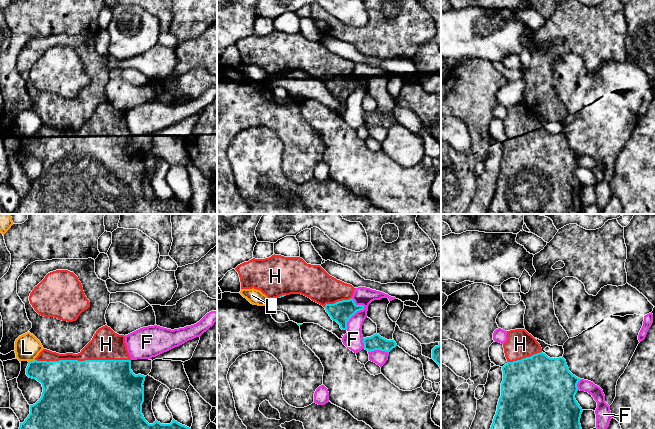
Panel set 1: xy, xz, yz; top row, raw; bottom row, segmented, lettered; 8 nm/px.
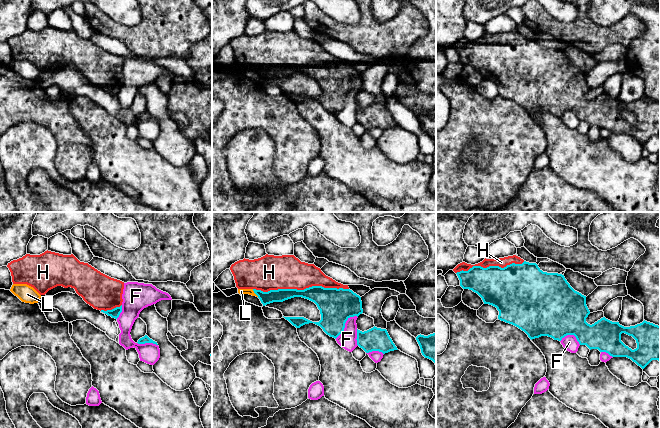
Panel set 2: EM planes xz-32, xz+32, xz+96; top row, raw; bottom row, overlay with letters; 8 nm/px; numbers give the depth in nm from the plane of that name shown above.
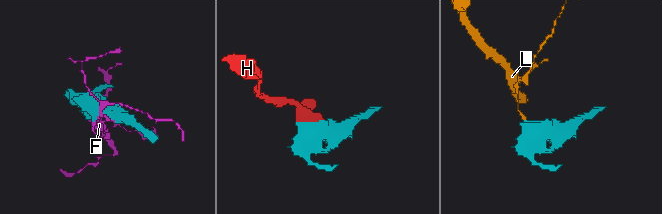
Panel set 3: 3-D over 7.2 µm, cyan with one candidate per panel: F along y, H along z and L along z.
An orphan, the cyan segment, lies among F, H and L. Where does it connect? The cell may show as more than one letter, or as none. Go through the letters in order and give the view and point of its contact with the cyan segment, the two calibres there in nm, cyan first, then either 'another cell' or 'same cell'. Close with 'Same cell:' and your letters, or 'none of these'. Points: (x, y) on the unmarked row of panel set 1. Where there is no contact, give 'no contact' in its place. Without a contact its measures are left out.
F: xz (358, 86) | 170/160 nm | another cell
H: xy (83, 137) | 500/240 nm | same cell
L: xy (31, 137) | 280/200 nm | another cell
Same cell: H

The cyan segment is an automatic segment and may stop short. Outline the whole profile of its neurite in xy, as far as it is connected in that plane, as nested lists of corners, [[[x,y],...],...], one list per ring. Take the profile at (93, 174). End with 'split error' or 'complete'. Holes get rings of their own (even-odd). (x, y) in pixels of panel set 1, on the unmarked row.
[[[107,101],[99,104],[92,116],[78,130],[59,130],[47,125],[43,125],[34,137],[29,137],[26,144],[26,151],[36,155],[42,160],[43,168],[41,174],[33,181],[30,181],[30,190],[23,199],[20,199],[18,208],[12,214],[190,214],[191,204],[182,201],[174,195],[170,200],[161,200],[157,196],[149,200],[142,190],[142,180],[144,178],[144,151],[135,151],[131,146],[131,133],[125,119],[125,112],[115,109]]]; split error

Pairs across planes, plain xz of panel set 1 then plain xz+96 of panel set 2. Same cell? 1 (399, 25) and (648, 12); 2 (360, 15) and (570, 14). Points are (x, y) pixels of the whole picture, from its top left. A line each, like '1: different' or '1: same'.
1: different
2: same

